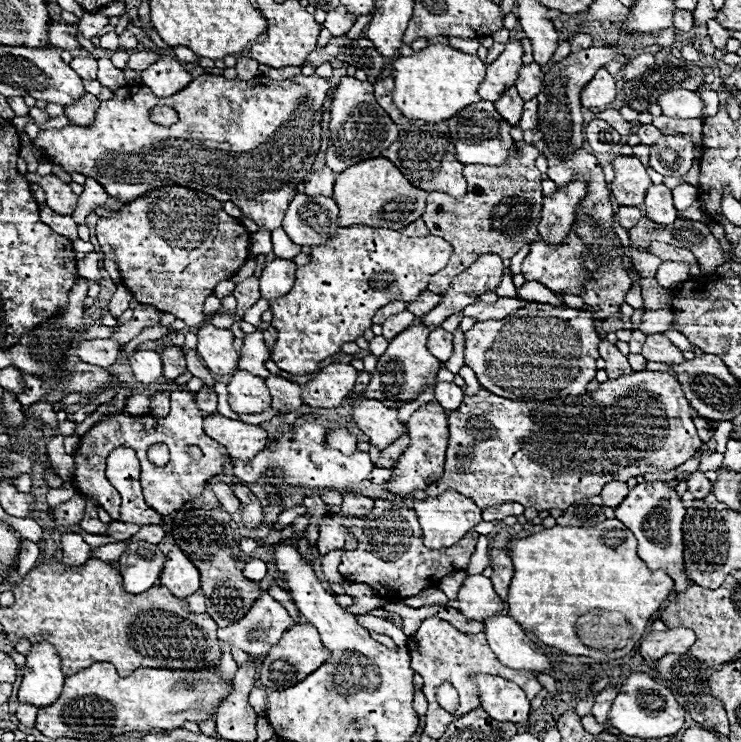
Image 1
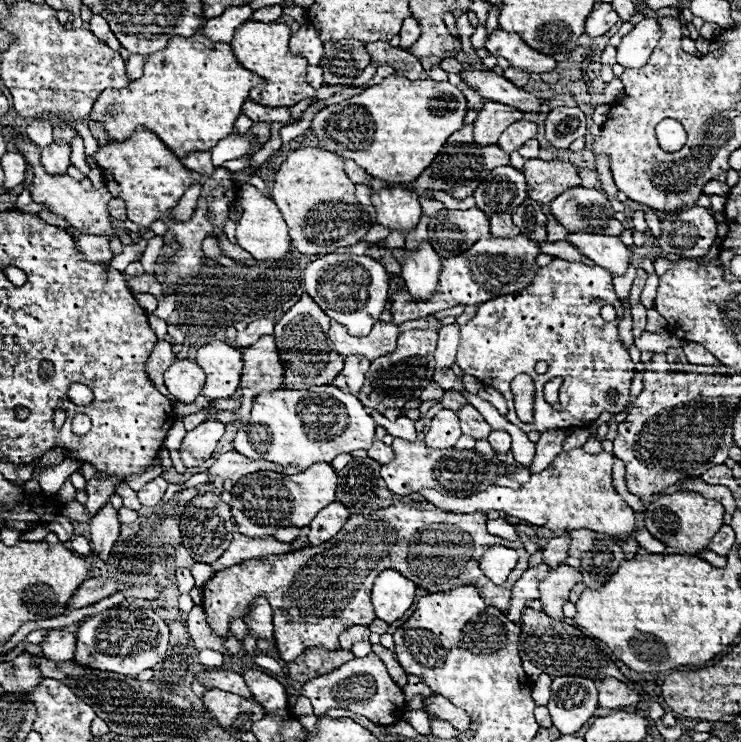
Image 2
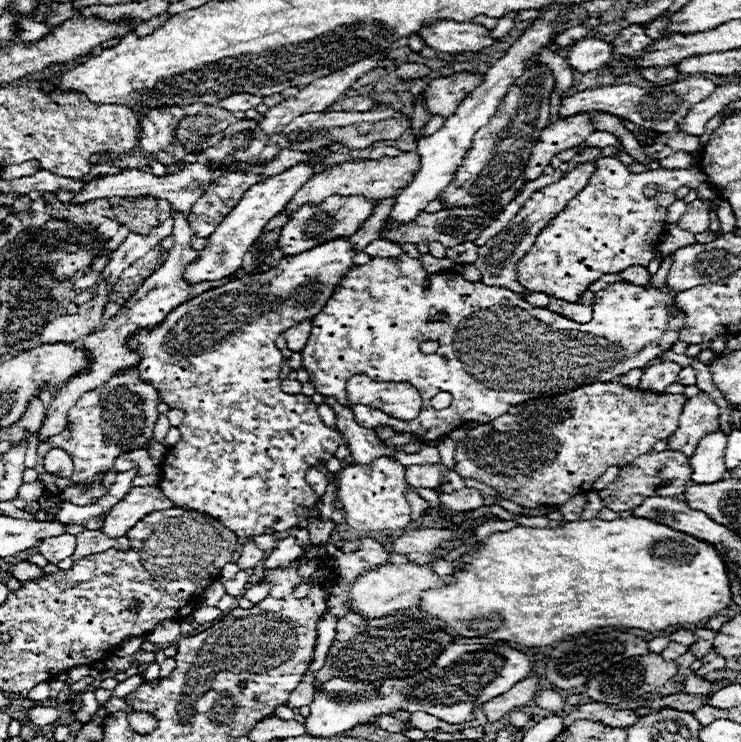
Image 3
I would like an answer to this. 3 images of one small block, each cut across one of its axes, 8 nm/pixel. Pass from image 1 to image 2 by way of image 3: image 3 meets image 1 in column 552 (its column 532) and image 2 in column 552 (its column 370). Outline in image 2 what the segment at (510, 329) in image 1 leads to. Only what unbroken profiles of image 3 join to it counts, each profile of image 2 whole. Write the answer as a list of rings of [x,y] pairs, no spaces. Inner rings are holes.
[[[554,258],[548,266],[540,268],[532,284],[520,292],[512,292],[508,296],[496,296],[484,304],[478,306],[478,312],[472,320],[468,320],[460,328],[460,348],[456,356],[456,364],[462,368],[464,374],[470,374],[478,378],[482,384],[500,388],[504,392],[504,398],[508,400],[508,414],[506,418],[520,426],[524,432],[544,432],[548,428],[570,428],[570,426],[586,426],[600,418],[600,414],[610,412],[610,414],[620,414],[626,410],[630,402],[630,380],[634,374],[634,362],[630,360],[628,350],[622,346],[618,338],[618,320],[622,316],[622,304],[616,298],[612,290],[612,276],[608,270],[600,266],[584,266],[582,262],[566,262],[560,258]],[[612,304],[618,312],[618,318],[614,322],[604,322],[600,316],[602,306]],[[538,360],[548,362],[548,372],[546,374],[536,374],[534,364]],[[518,374],[530,374],[534,384],[536,384],[536,394],[534,394],[534,422],[524,424],[518,420],[514,414],[514,396],[510,392],[510,382]],[[552,378],[564,378],[564,384],[560,388],[560,404],[562,410],[554,410],[548,406],[546,400],[542,400],[542,390],[544,384]],[[616,388],[620,392],[616,402],[608,402],[606,394]]]

